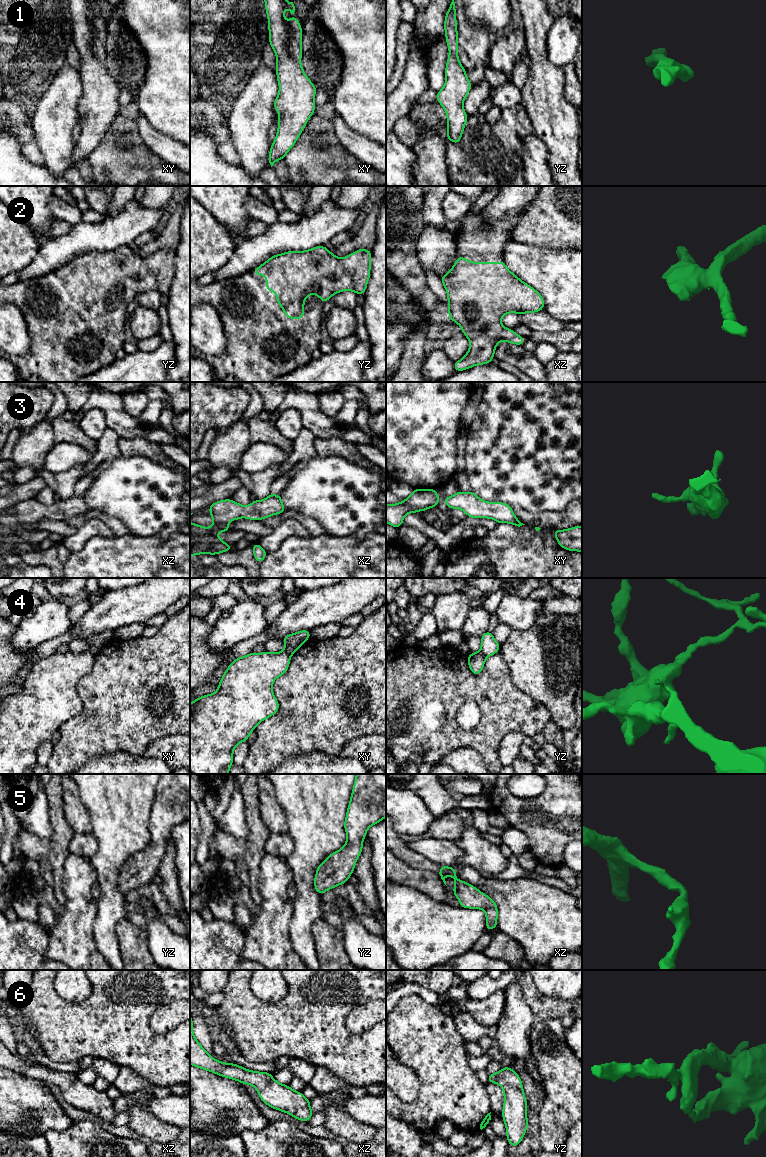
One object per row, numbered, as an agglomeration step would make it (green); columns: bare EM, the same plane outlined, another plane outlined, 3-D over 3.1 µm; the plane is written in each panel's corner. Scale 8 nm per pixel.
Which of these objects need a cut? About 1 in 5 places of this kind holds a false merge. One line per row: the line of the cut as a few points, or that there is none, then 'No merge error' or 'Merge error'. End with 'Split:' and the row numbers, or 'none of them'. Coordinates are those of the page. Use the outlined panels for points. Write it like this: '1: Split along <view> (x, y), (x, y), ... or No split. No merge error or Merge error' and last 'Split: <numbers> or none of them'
1: No split. No merge error
2: No split. No merge error
3: No split. No merge error
4: Split along xy (283, 650), (290, 655). Merge error
5: No split. No merge error
6: No split. No merge error
Split: 4

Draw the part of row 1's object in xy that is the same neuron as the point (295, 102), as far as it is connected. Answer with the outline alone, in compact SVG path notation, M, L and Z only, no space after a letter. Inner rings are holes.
M265 0L265 8L268 16L269 42L277 58L276 74L279 83L279 94L274 102L274 110L278 111L280 116L277 120L277 135L269 152L269 163L271 167L276 161L285 158L287 152L298 140L308 119L314 114L316 107L314 96L317 88L305 75L300 62L302 57L302 28L295 16L289 22L285 20L284 11L286 7L289 7L290 13L294 14L295 6L293 2L287 2L286 0Z

